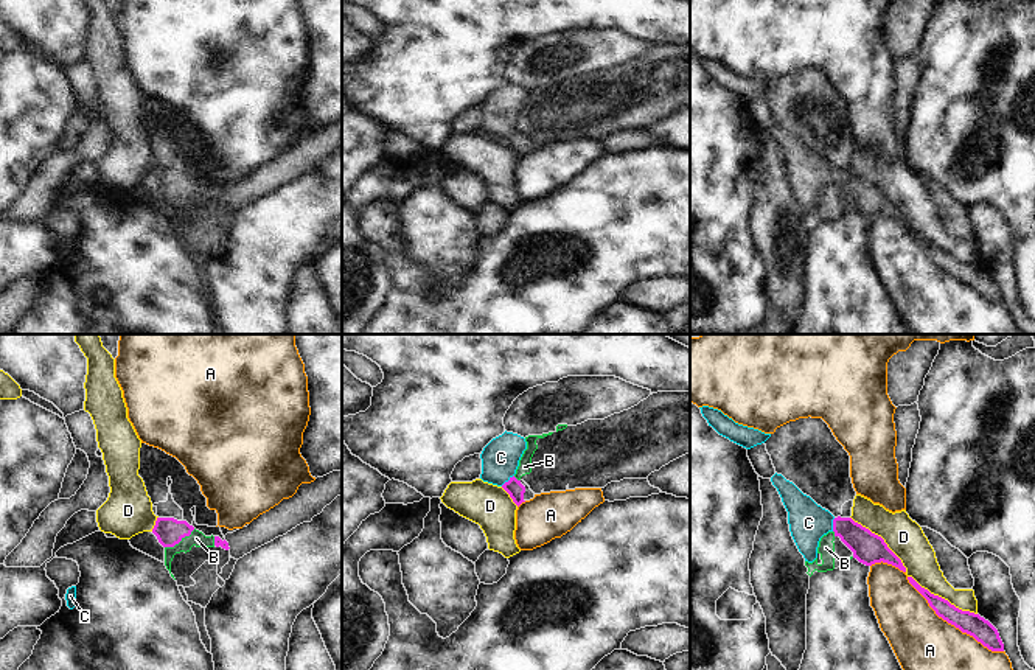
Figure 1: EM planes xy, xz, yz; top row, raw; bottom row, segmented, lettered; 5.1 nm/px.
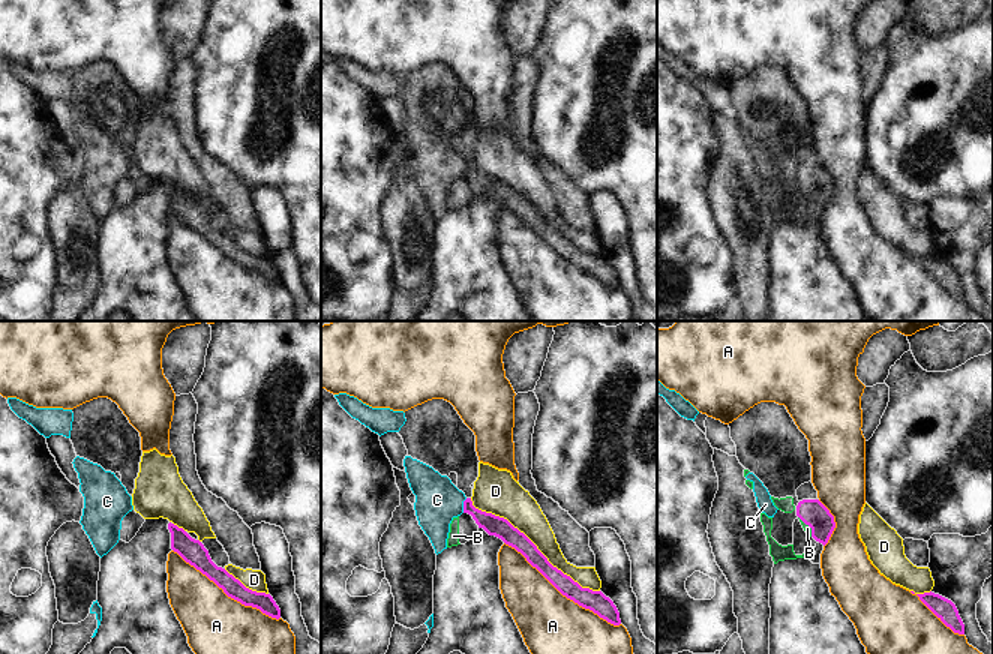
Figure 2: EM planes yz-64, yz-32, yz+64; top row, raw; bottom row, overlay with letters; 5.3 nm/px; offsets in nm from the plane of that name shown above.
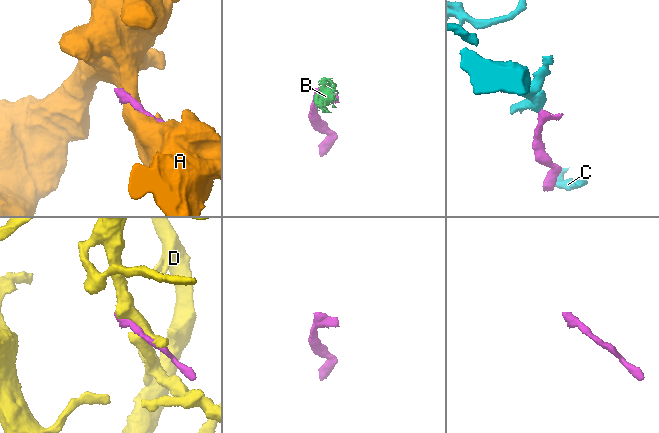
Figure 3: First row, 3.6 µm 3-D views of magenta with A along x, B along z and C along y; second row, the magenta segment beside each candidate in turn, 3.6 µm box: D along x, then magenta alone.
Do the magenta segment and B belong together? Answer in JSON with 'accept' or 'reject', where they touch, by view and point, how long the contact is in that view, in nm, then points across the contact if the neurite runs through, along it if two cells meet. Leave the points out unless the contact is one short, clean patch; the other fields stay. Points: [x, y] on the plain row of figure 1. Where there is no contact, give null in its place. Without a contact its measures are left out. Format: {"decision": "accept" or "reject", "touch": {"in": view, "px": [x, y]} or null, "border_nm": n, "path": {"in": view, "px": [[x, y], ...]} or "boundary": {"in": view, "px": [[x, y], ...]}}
{"decision": "reject", "touch": {"in": "xy", "px": [179, 193]}, "border_nm": 190, "boundary": {"in": "xy", "px": [[195, 181], [173, 198], [165, 199]]}}

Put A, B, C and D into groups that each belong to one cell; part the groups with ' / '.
A / B / C / D

